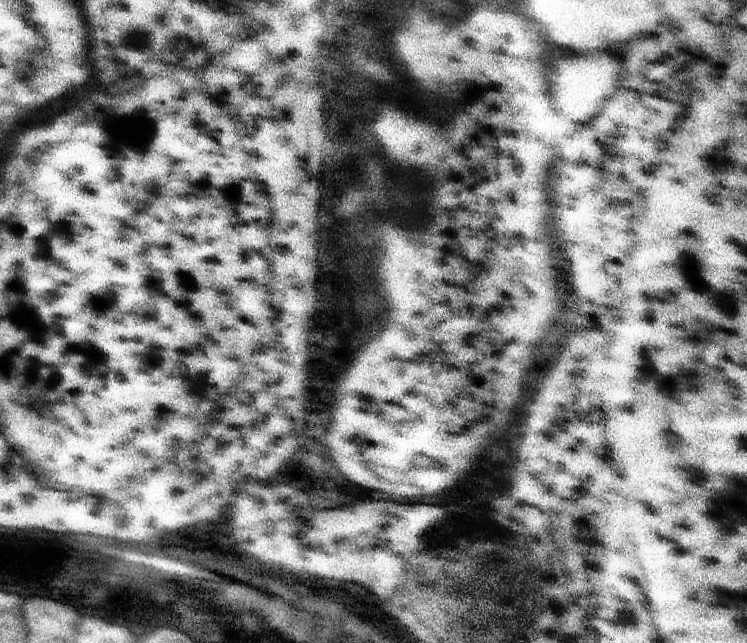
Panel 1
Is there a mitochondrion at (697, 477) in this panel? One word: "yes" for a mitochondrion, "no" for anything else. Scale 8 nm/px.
no

